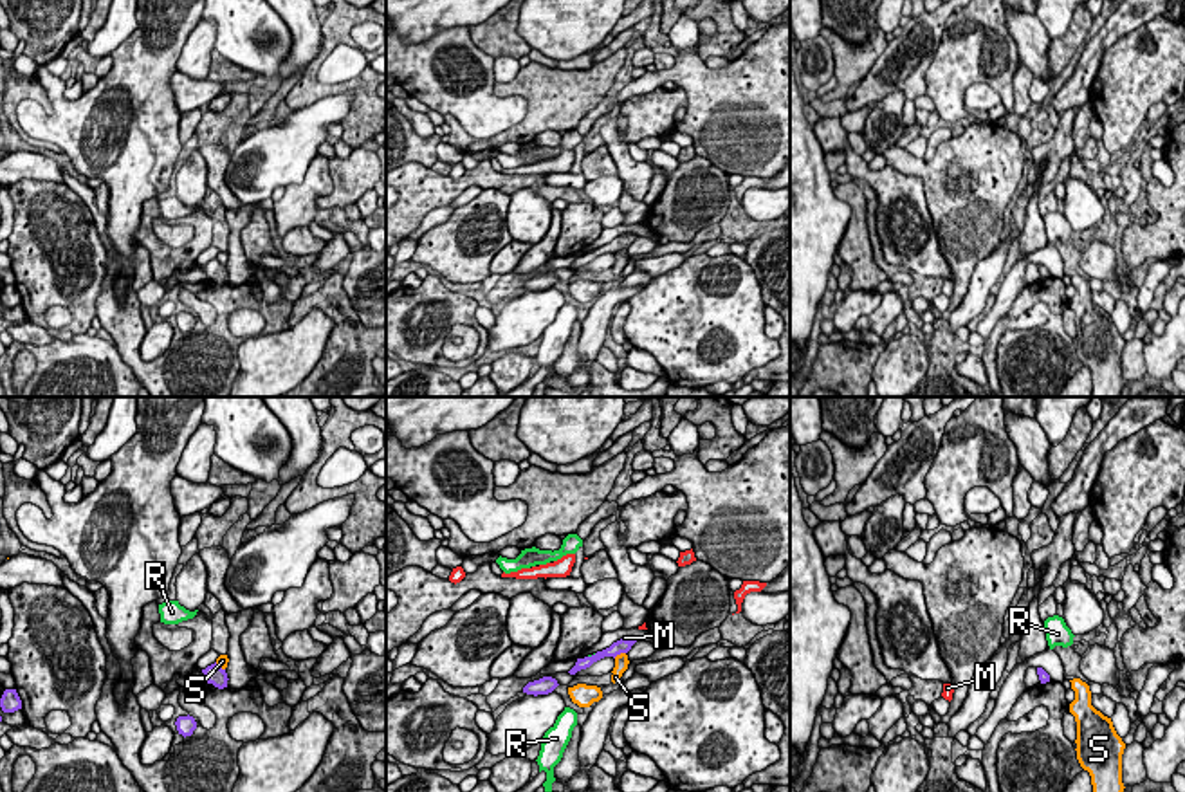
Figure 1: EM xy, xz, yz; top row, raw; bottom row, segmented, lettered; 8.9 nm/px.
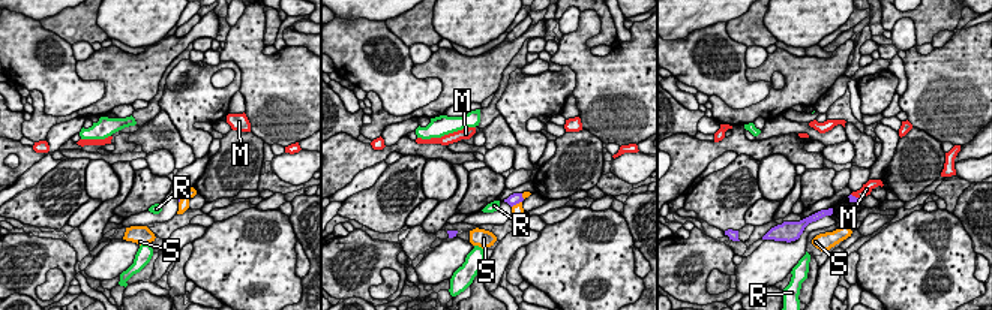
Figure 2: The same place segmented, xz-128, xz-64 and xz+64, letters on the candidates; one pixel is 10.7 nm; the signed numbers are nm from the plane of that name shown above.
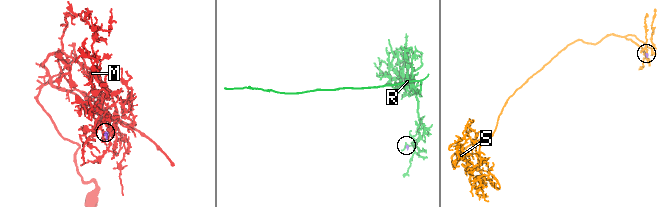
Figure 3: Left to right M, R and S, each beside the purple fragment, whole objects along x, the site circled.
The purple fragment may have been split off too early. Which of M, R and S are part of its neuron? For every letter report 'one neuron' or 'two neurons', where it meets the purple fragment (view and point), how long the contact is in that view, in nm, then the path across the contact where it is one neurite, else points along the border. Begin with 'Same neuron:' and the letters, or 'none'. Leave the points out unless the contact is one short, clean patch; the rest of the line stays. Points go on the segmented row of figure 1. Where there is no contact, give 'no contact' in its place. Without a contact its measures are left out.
Same neuron: M
M: one neuron; contact xz (630, 639); length 80 nm; way xz (621, 646), (630, 639), (624, 637)
R: two neurons; contact xz (592, 655); length 90 nm; border xz (596, 653), (588, 657)
S: two neurons; contact xz (619, 653); length 120 nm; border xz (624, 652), (614, 657)

